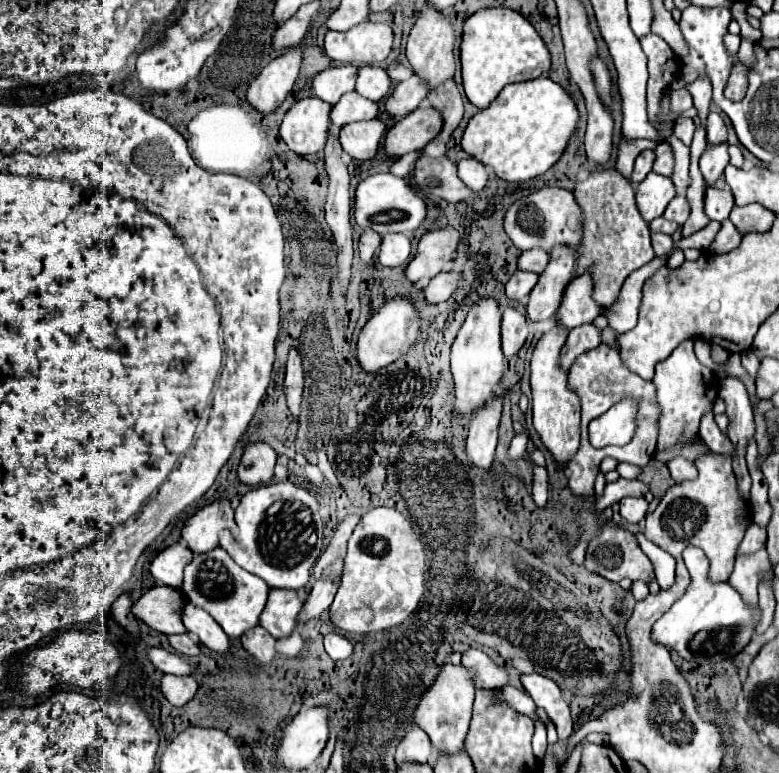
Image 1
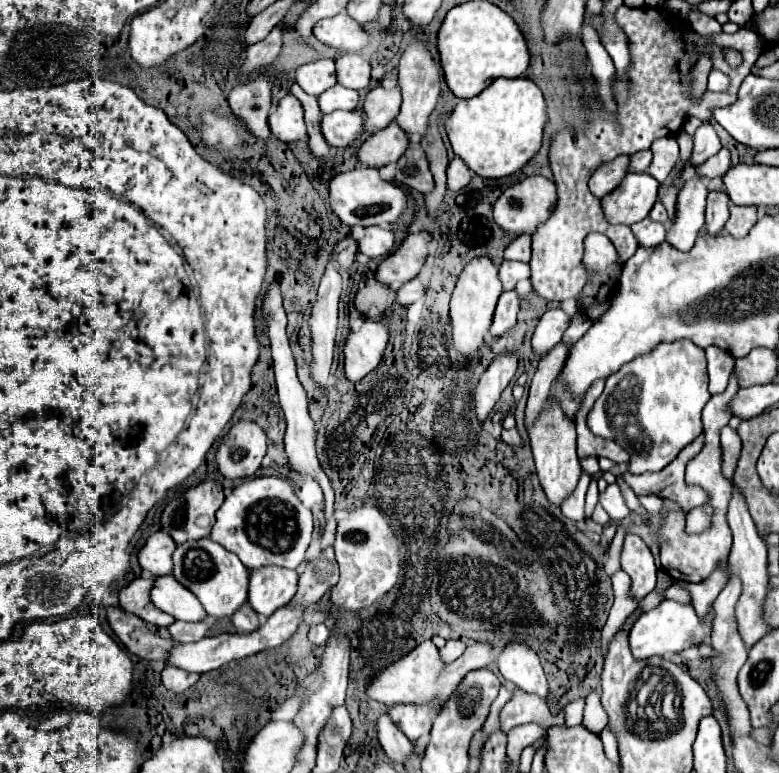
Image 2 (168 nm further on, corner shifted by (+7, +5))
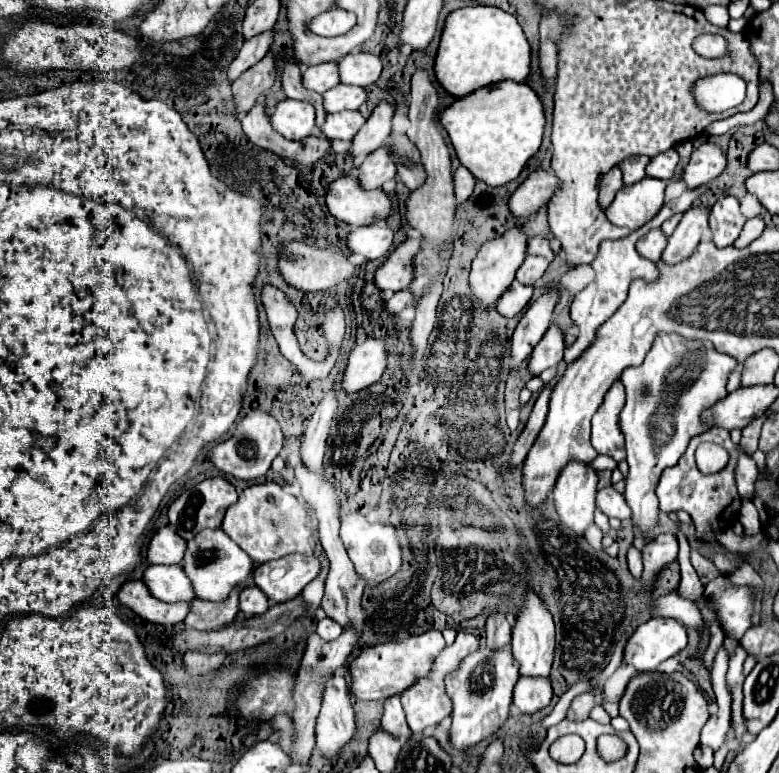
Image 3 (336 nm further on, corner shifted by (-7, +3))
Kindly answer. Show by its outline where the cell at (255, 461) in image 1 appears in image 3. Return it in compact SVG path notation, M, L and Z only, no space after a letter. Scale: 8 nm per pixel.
M252 410L236 426L232 438L228 438L226 442L220 442L218 446L212 448L210 460L224 474L230 474L240 480L254 480L254 478L264 476L270 470L272 460L282 450L282 442L284 442L284 436L282 436L280 424L270 414L260 412L260 410Z

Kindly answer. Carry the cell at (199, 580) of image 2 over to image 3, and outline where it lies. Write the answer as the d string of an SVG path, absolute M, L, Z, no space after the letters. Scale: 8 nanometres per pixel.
M220 528L218 530L202 530L194 540L188 542L188 550L184 554L184 564L182 564L186 576L192 580L196 596L202 600L210 602L222 602L230 592L238 586L244 586L246 578L252 574L254 562L250 556L238 548Z

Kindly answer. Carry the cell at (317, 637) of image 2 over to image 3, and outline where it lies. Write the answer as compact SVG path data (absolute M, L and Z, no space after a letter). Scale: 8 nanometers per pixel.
M322 618L322 620L318 620L318 630L316 632L318 632L318 636L322 640L332 642L332 640L336 640L342 634L342 628L340 628L338 622L334 622L330 618Z

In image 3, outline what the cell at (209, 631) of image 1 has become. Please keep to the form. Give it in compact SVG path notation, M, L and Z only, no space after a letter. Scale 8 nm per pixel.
M148 566L144 572L146 586L150 588L152 596L162 602L188 602L192 604L194 586L190 584L190 578L182 570L182 566Z

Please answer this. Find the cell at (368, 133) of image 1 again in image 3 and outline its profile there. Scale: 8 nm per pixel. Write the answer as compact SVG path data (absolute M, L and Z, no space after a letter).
M336 112L328 114L326 122L322 126L322 132L330 140L352 140L356 132L364 126L366 118L360 112Z

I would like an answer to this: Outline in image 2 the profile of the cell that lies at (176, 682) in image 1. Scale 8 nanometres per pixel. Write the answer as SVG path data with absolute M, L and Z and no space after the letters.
M166 664L166 668L162 670L162 682L166 688L174 690L174 692L184 692L188 690L192 684L196 684L200 678L200 674L194 674L194 672L186 672L186 670L180 670L172 664Z

